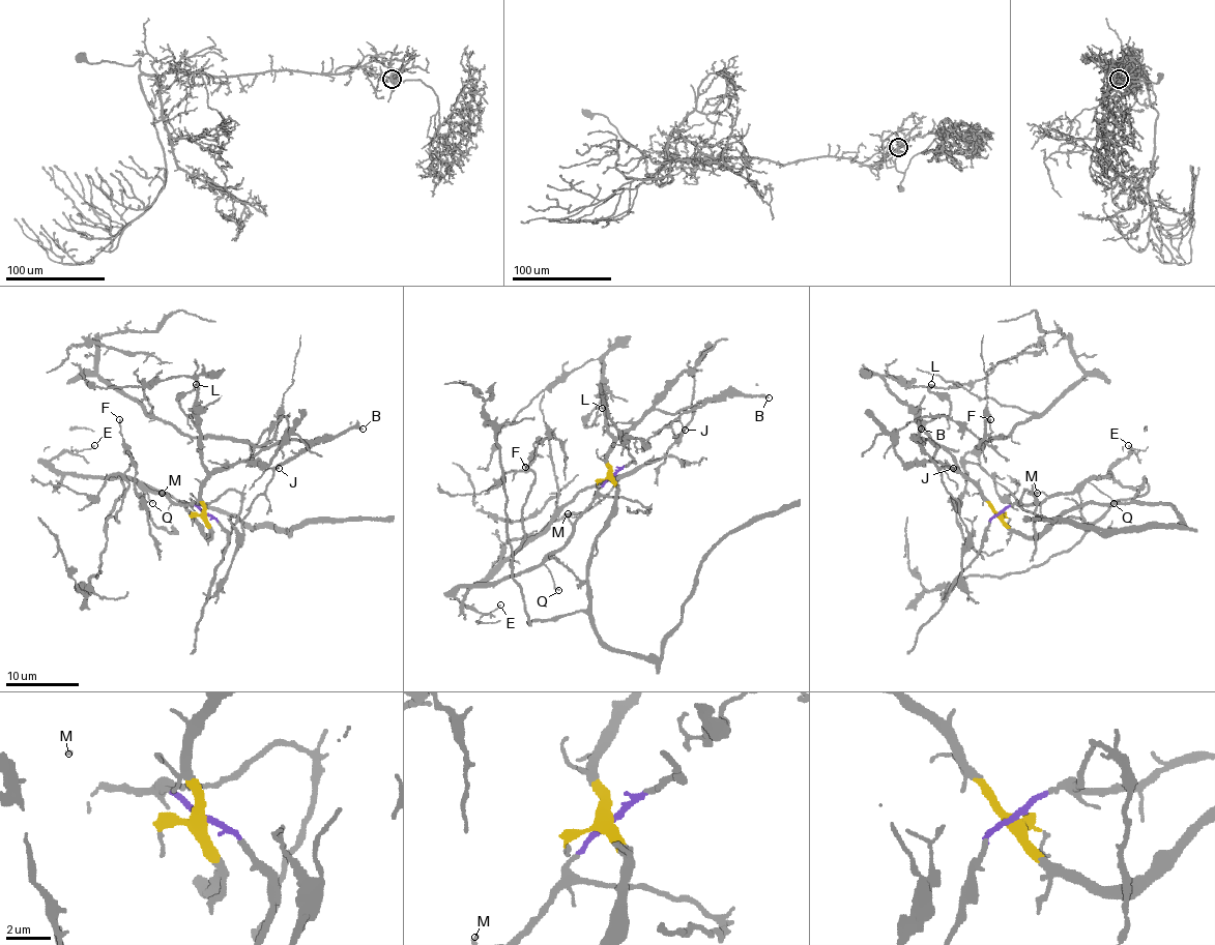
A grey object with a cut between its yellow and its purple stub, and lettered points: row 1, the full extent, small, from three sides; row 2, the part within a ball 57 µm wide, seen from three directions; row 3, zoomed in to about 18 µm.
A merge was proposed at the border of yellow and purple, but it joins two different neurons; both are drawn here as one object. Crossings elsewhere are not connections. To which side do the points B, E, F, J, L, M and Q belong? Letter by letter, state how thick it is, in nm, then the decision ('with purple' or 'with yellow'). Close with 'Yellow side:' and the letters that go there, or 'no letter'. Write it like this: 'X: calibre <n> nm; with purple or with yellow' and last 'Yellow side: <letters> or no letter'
B: calibre 180 nm; with yellow
E: calibre 110 nm; with purple
F: calibre 150 nm; with yellow
J: calibre 110 nm; with yellow
L: calibre 240 nm; with yellow
M: calibre 110 nm; with purple
Q: calibre 100 nm; with purple
Yellow side: B, F, J, L

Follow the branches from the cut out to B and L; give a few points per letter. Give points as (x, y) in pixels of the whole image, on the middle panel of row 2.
B: (610, 475), (606, 452), (648, 413), (660, 409), (677, 413), (714, 402), (720, 396), (769, 397)
L: (610, 475), (606, 452), (612, 438), (603, 402), (586, 427), (586, 418), (603, 407)

